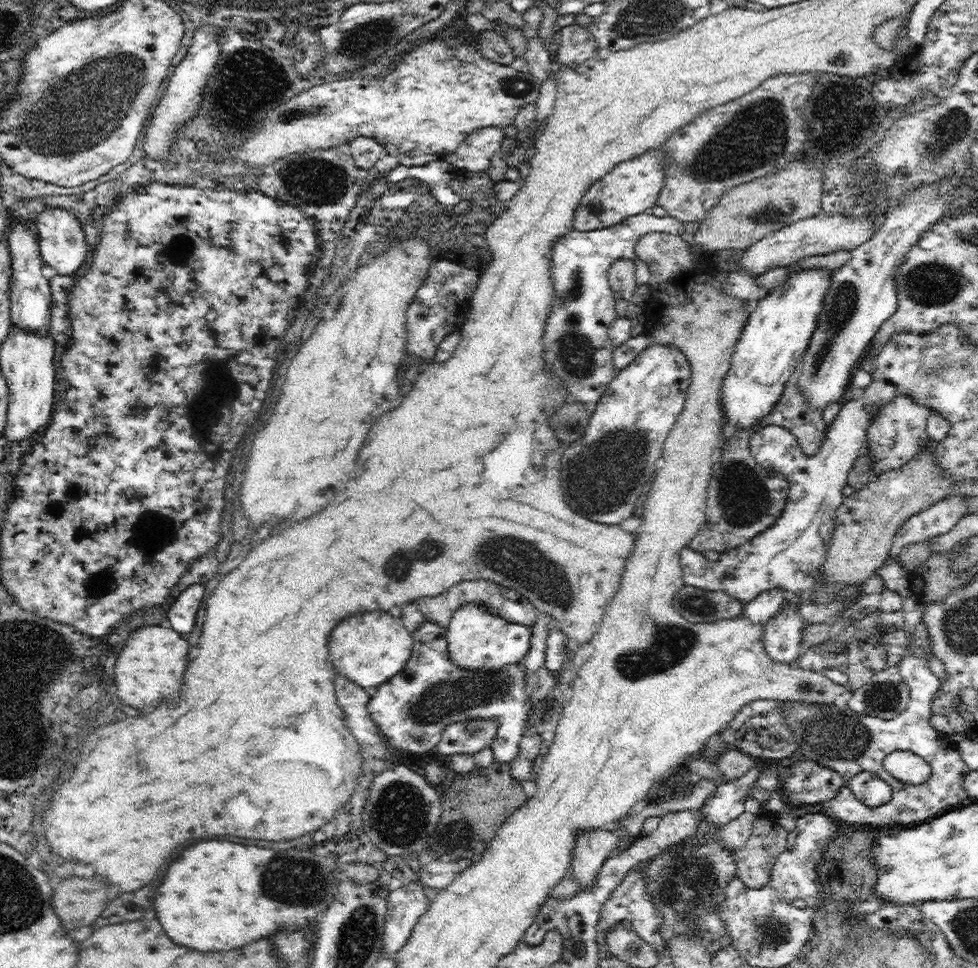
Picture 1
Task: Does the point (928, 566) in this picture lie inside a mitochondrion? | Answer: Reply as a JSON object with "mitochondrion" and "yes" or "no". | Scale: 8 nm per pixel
{"mitochondrion":"no"}

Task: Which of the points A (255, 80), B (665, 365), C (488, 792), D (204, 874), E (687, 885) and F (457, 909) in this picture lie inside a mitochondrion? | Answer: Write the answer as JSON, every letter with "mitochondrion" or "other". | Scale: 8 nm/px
{"A":"mitochondrion","B":"other","C":"other","D":"other","E":"mitochondrion","F":"other"}

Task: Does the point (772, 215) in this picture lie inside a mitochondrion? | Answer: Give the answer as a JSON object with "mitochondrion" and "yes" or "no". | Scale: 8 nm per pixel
{"mitochondrion":"yes"}

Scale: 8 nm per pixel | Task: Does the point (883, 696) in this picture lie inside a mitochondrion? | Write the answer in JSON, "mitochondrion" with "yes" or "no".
{"mitochondrion":"yes"}

